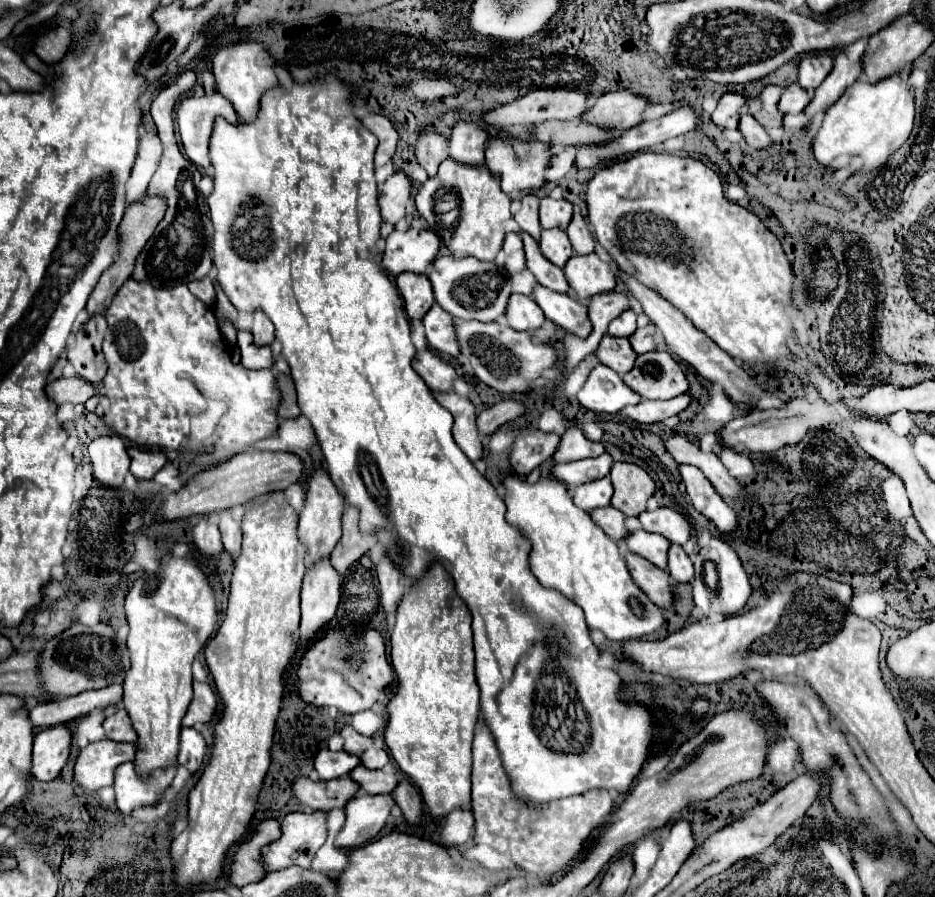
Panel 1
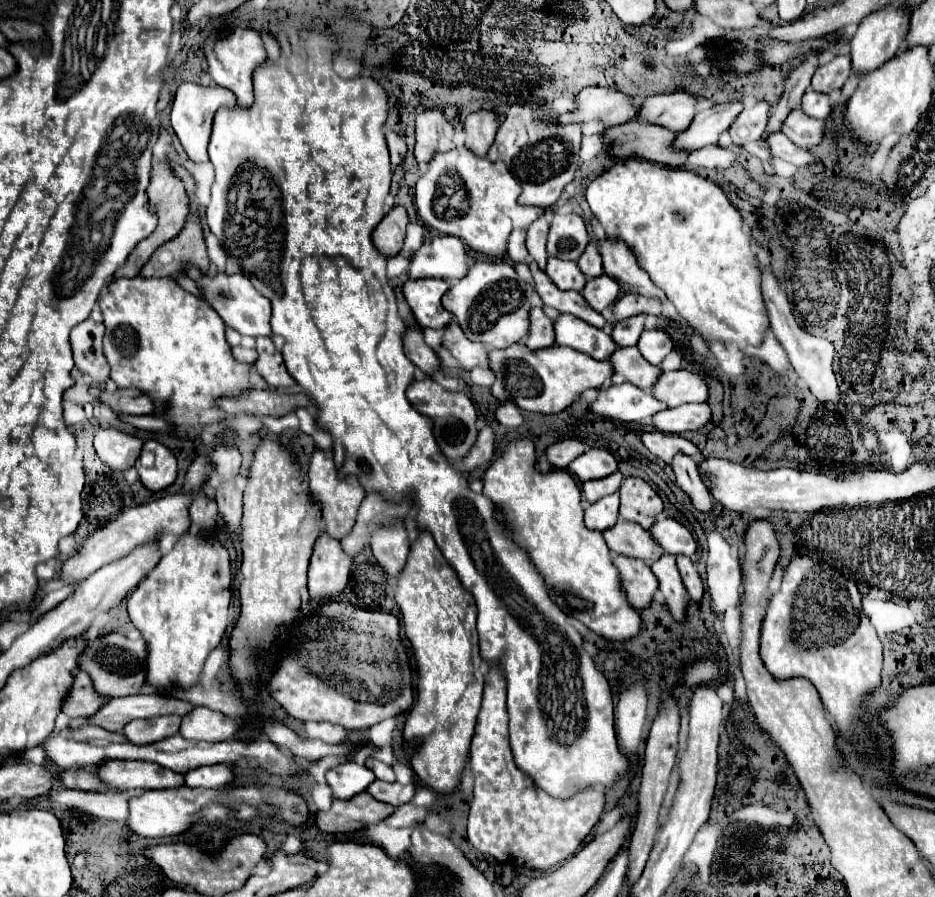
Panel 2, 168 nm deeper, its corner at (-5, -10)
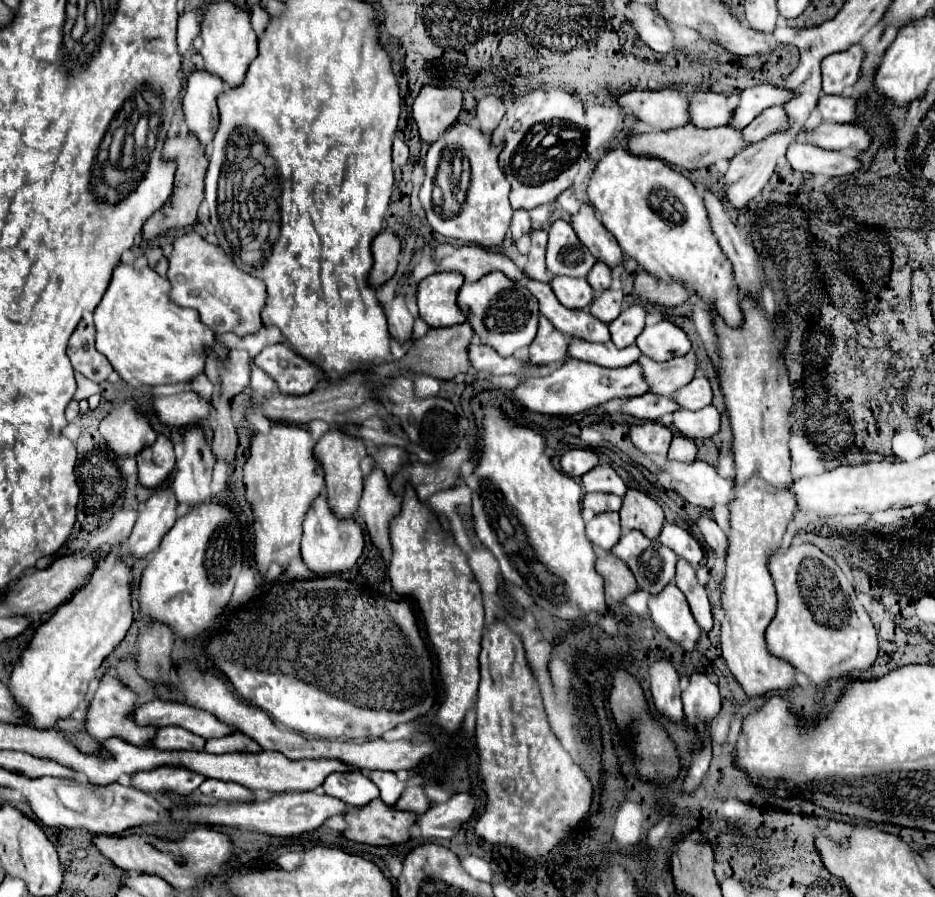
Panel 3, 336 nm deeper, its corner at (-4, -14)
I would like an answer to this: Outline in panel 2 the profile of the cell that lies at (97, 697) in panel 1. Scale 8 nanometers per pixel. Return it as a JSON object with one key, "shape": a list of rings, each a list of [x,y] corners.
{"shape":[[[128,695],[118,699],[108,699],[98,713],[84,719],[84,723],[98,725],[106,731],[122,731],[132,719],[148,719],[158,715],[186,715],[192,703],[180,699],[168,699],[162,695]]]}

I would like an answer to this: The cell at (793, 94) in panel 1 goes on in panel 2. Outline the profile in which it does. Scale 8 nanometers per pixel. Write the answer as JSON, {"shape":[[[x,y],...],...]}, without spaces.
{"shape":[[[808,89],[802,97],[802,111],[808,115],[808,117],[816,117],[816,119],[824,119],[830,115],[832,111],[832,105],[828,101],[828,95],[824,93],[816,93],[812,89]]]}

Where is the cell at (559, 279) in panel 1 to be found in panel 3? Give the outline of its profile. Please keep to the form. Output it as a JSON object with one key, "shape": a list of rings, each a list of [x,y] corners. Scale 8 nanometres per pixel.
{"shape":[[[529,279],[527,289],[537,297],[539,311],[561,333],[567,333],[575,339],[583,339],[589,343],[607,343],[611,339],[609,327],[605,323],[601,323],[599,319],[595,319],[591,313],[587,313],[583,309],[571,311],[571,309],[563,307],[547,283],[539,283],[539,281]]]}

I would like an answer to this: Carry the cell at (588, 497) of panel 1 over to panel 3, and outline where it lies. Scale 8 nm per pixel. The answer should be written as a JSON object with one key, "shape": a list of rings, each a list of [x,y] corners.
{"shape":[[[603,513],[603,515],[595,515],[587,527],[585,533],[589,537],[589,541],[603,549],[603,551],[611,551],[611,547],[619,541],[621,537],[621,527],[619,527],[619,513]]]}

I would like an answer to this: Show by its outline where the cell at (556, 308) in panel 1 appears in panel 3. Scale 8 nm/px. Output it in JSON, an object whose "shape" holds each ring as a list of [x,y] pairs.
{"shape":[[[573,339],[569,345],[569,355],[579,361],[587,363],[597,363],[599,367],[609,367],[609,369],[619,369],[633,365],[641,351],[637,345],[629,345],[625,349],[617,349],[611,341],[607,343],[587,343],[583,339]]]}

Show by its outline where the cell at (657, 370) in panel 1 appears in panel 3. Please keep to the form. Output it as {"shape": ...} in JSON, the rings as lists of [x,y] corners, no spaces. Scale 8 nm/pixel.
{"shape":[[[695,377],[689,385],[679,389],[679,393],[675,395],[675,401],[681,407],[691,409],[691,411],[711,405],[711,399],[713,399],[713,393],[711,393],[711,385],[709,385],[707,377]]]}

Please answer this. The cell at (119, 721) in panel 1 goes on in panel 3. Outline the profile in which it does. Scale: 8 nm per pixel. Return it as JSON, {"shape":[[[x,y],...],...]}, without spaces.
{"shape":[[[159,727],[157,737],[153,741],[153,747],[161,751],[203,751],[205,739],[199,735],[193,735],[191,731],[183,727]]]}

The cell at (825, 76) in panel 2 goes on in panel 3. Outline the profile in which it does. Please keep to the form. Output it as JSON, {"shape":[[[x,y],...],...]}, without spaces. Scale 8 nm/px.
{"shape":[[[851,45],[849,49],[823,59],[823,91],[831,95],[841,95],[847,87],[855,85],[863,59],[865,51],[861,49],[861,45]]]}

